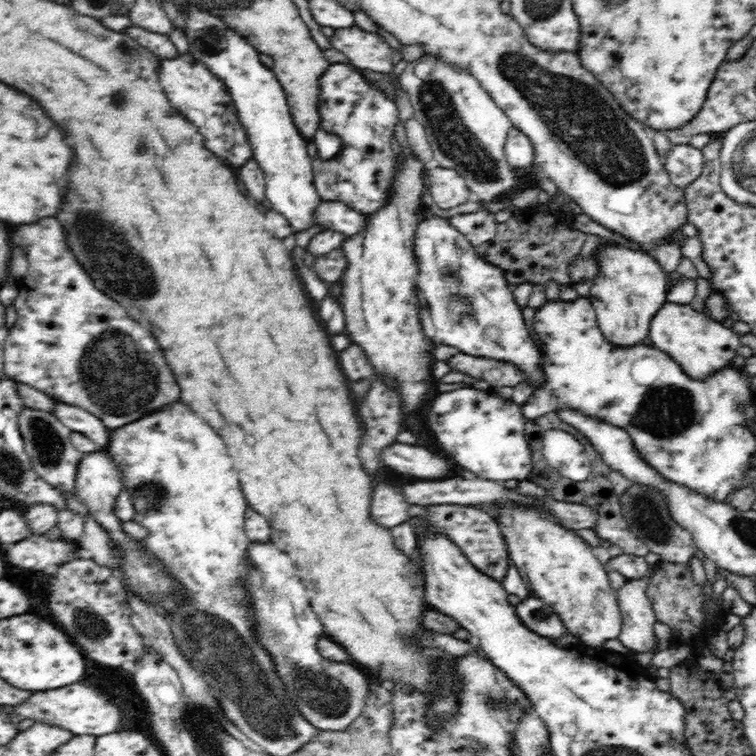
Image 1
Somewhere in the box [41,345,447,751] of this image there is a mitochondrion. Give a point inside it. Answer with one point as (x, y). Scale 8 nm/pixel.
(212, 643)

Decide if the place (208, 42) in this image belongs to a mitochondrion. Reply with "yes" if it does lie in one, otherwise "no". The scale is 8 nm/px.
yes

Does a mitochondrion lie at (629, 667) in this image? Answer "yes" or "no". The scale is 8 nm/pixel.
no

